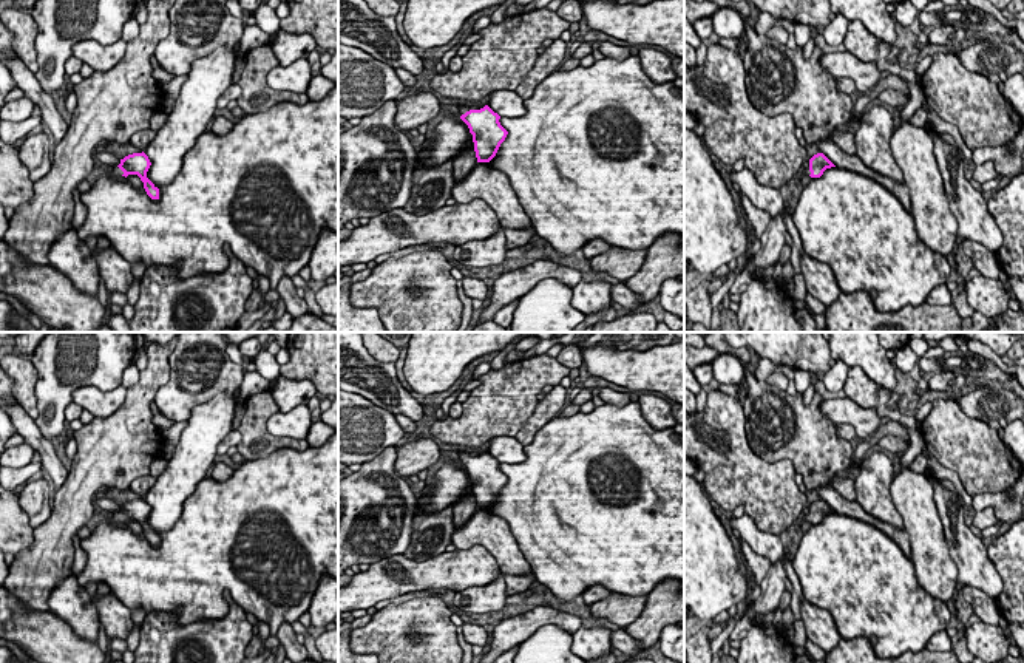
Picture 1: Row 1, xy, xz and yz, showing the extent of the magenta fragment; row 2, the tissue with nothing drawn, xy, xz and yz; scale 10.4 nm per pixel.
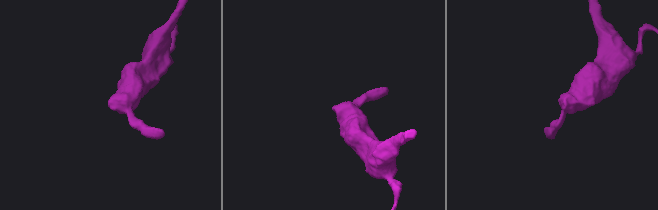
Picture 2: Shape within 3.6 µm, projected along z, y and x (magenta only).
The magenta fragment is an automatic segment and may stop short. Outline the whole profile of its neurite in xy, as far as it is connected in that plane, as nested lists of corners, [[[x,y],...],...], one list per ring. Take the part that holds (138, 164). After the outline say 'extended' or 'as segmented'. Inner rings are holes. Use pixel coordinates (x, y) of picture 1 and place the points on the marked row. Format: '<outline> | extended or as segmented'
[[[133,153],[120,159],[117,167],[113,167],[111,178],[122,178],[128,175],[137,175],[144,182],[144,189],[151,199],[159,199],[159,189],[147,178],[147,172],[151,162],[148,156],[142,153]]] | extended

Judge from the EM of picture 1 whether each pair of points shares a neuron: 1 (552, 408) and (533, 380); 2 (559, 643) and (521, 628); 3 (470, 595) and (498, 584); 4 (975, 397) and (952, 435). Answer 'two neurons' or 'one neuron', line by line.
1: two neurons
2: two neurons
3: one neuron
4: two neurons

